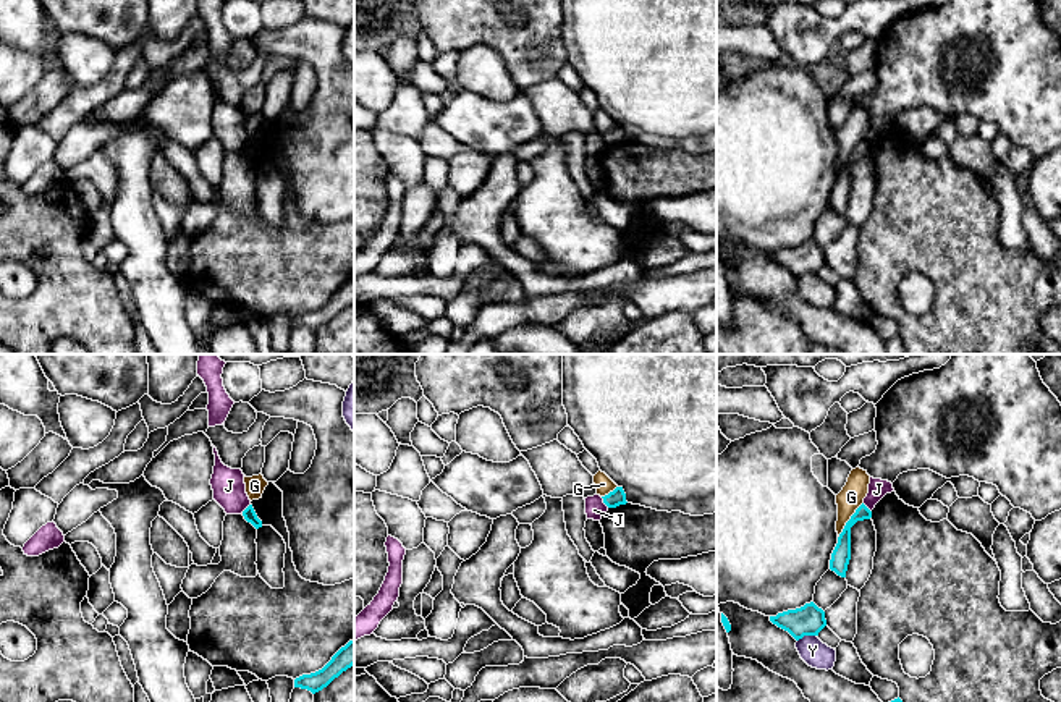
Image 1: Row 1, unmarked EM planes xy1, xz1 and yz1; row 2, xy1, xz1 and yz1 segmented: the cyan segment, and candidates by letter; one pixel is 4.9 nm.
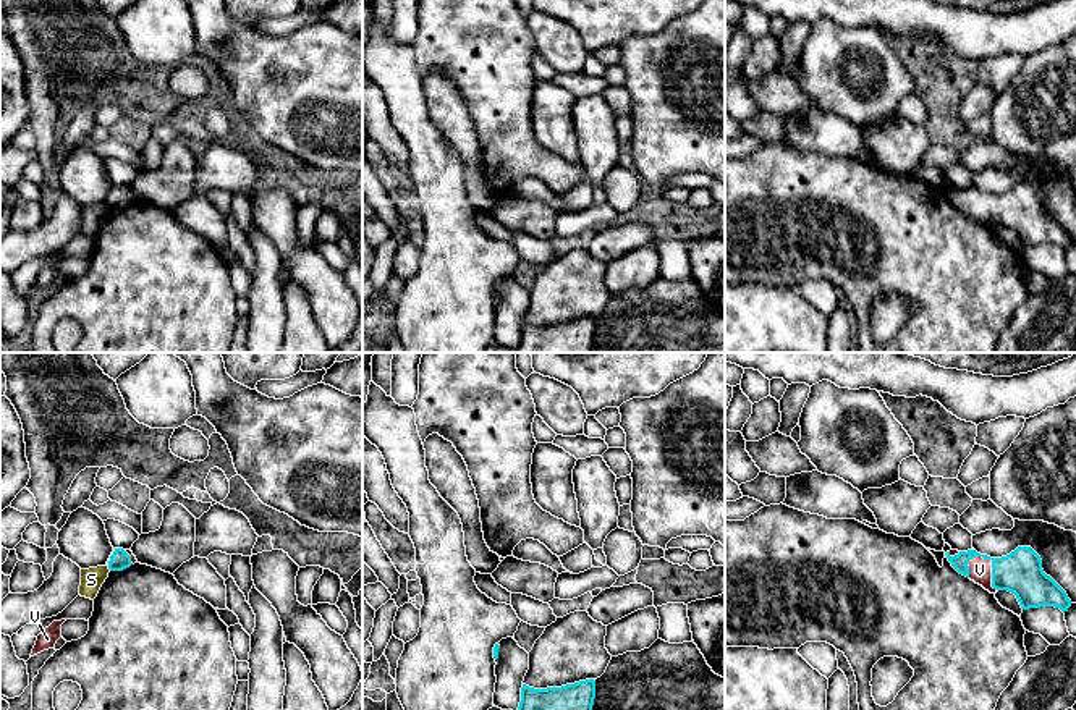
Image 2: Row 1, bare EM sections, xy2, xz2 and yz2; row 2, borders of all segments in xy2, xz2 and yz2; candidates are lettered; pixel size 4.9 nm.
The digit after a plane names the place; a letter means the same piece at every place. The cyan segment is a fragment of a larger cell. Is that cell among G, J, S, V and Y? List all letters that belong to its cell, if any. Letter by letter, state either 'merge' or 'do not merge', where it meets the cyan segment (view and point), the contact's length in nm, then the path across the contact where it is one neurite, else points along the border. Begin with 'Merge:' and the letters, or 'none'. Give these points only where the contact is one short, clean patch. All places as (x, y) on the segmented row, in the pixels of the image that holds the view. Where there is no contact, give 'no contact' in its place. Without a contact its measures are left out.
Merge: V
G: do not merge | yz1 (849, 520) | 220 nm | along yz1 (862, 502), (838, 537)
J: do not merge | xz1 (604, 502) | 70 nm | along xz1 (600, 497), (608, 507)
S: do not merge | xy2 (109, 568) | 30 nm
V: merge | yz2 (992, 566) | 220 nm | across yz2 (1020, 573), (999, 573), (992, 566), (979, 570)
Y: do not merge | yz1 (806, 634) | 100 nm

